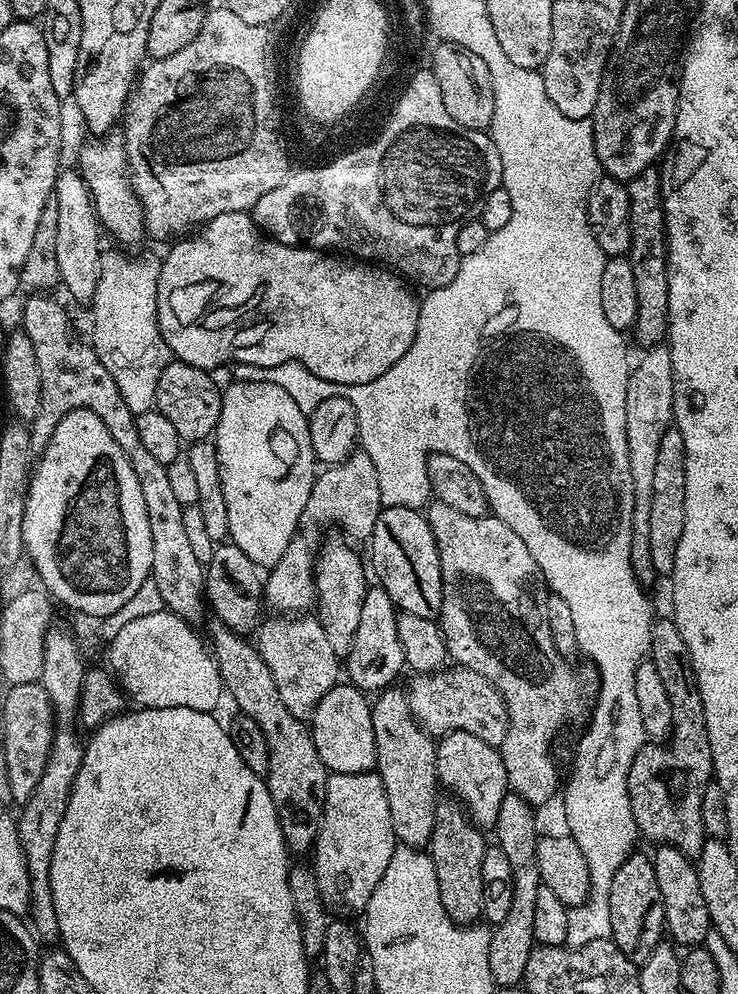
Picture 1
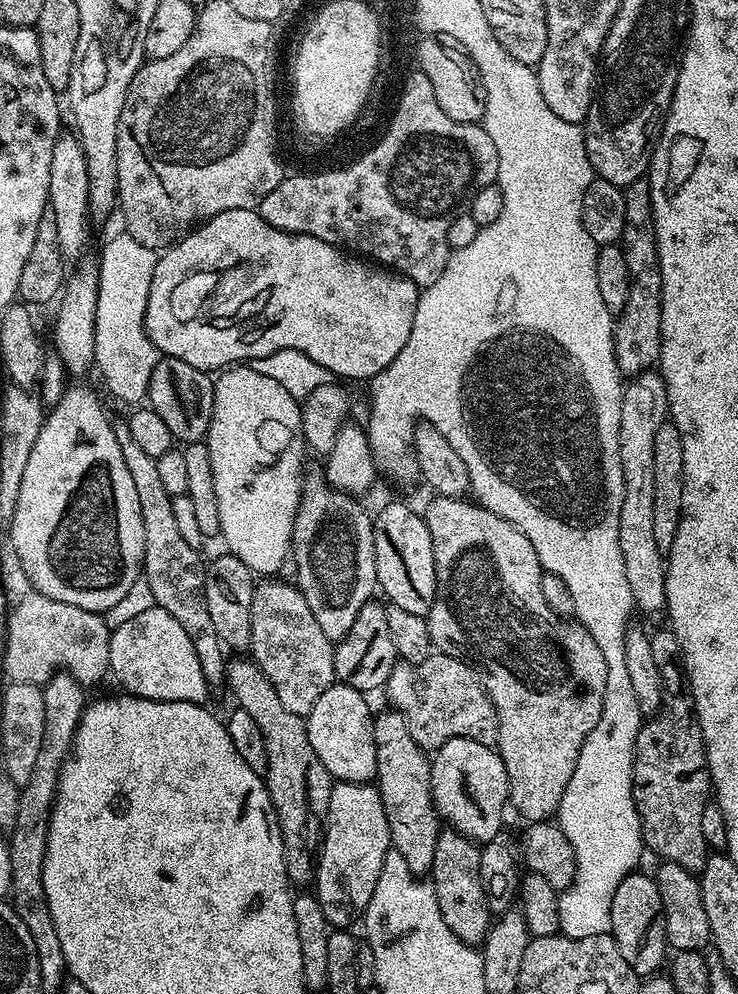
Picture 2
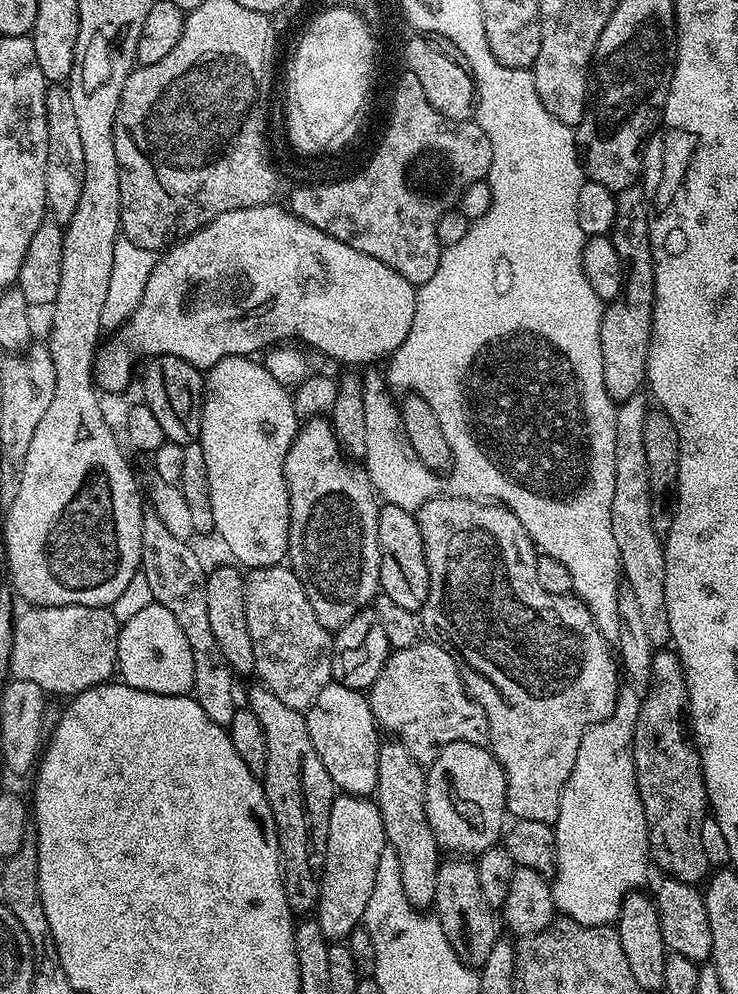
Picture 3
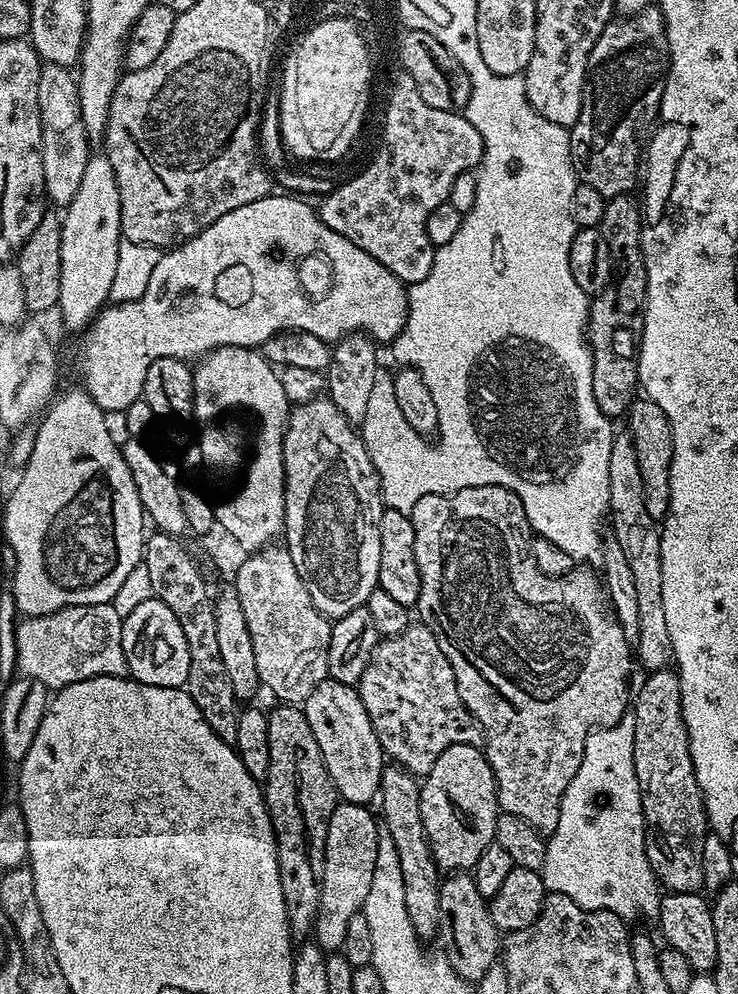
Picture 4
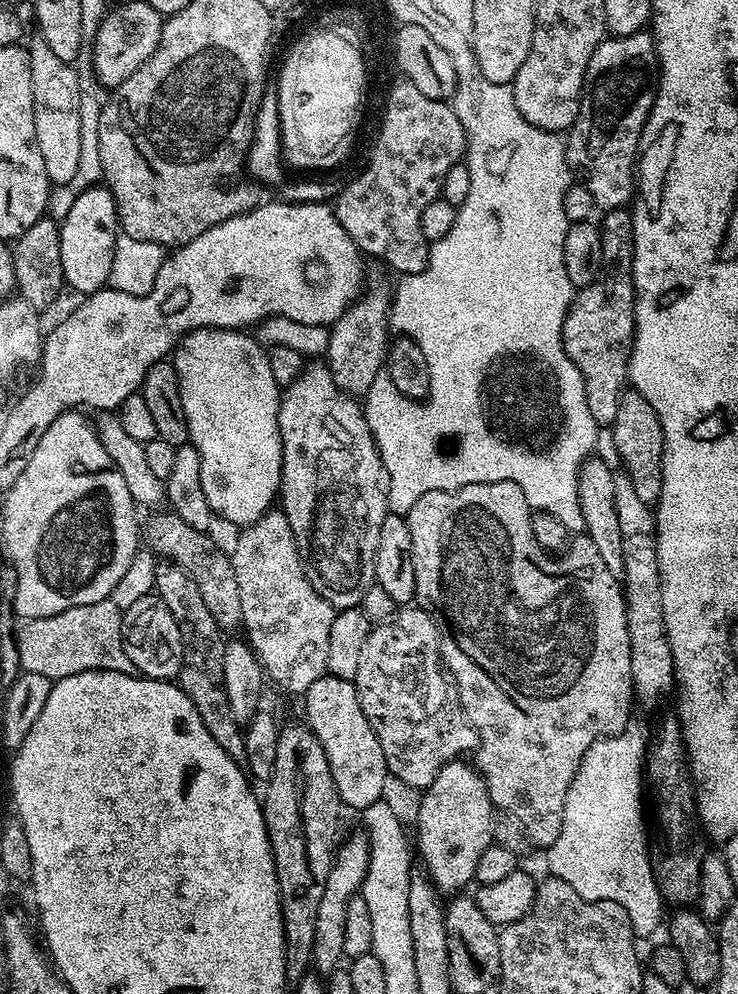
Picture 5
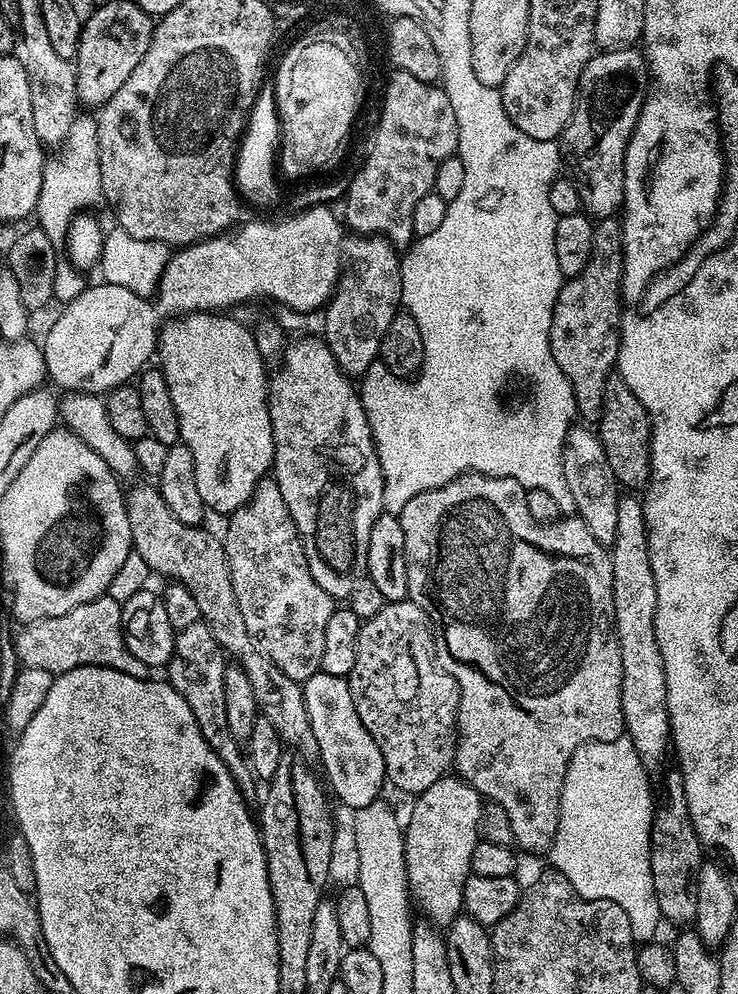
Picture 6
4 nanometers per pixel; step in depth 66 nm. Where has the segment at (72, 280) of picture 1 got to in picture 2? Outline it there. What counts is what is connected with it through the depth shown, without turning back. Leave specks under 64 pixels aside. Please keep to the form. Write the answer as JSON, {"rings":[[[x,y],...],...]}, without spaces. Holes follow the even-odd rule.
{"rings":[[[61,134],[54,142],[54,150],[50,154],[47,211],[54,214],[54,226],[58,226],[58,246],[65,261],[76,262],[85,255],[84,247],[88,244],[88,220],[90,221],[89,198],[90,174],[86,170],[86,154],[75,135]]]}

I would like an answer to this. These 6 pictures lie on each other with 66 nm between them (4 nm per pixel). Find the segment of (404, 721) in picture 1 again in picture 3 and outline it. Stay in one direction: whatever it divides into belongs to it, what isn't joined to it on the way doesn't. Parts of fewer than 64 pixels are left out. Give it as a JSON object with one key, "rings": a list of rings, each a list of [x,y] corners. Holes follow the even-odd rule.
{"rings":[[[388,738],[380,745],[378,754],[378,782],[374,799],[382,814],[385,841],[398,854],[398,870],[402,870],[402,890],[418,910],[435,905],[434,890],[438,887],[438,866],[442,859],[440,843],[430,830],[426,818],[426,768],[416,761],[414,754],[400,744],[399,739]]]}

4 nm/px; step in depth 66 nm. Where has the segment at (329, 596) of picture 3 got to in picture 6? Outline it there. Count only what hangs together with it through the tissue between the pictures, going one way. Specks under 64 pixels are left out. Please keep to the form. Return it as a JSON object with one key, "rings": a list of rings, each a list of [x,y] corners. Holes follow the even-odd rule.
{"rings":[[[301,335],[287,345],[279,367],[271,373],[268,381],[268,409],[270,410],[270,426],[274,438],[274,454],[272,462],[274,465],[274,479],[278,490],[282,490],[282,502],[286,502],[286,510],[290,510],[290,518],[294,518],[294,526],[298,530],[300,540],[304,543],[304,553],[310,574],[326,594],[332,596],[333,601],[344,602],[368,575],[368,563],[366,562],[366,550],[370,550],[370,530],[380,513],[384,511],[383,506],[383,472],[380,469],[375,442],[372,440],[370,422],[367,420],[366,410],[359,394],[357,385],[338,366],[334,354],[330,354],[328,344],[323,338],[315,335]]]}

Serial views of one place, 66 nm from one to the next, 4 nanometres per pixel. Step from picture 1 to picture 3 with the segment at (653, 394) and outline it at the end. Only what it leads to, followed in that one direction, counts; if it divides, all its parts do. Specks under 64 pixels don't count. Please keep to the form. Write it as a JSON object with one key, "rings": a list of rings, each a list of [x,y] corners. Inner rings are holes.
{"rings":[[[640,394],[631,396],[616,409],[614,506],[610,510],[610,522],[614,530],[614,542],[618,542],[623,579],[638,597],[638,607],[650,642],[653,646],[664,646],[672,638],[670,614],[666,610],[666,558],[662,538],[654,530],[654,522],[650,518],[650,466],[646,462],[644,441],[644,427],[650,404],[642,397]]]}

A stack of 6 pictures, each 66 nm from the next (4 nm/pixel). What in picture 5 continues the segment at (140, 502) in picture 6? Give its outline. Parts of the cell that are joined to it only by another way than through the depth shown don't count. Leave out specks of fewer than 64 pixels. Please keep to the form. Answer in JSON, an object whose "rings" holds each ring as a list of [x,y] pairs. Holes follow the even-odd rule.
{"rings":[[[160,510],[153,516],[156,517],[149,522],[148,528],[146,524],[147,547],[157,557],[182,566],[182,570],[190,574],[194,586],[198,586],[198,594],[202,594],[206,602],[206,610],[210,610],[220,629],[239,629],[242,624],[242,602],[238,598],[238,578],[234,578],[231,555],[225,549],[223,552],[211,540],[208,532],[199,532],[194,530],[194,526],[186,526],[186,522],[182,522],[182,518],[178,518],[172,511]]]}

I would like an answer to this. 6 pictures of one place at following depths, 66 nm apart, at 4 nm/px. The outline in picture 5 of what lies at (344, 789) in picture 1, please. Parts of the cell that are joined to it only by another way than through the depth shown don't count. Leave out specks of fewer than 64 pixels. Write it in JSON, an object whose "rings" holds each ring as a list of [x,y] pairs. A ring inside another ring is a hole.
{"rings":[[[356,830],[353,836],[339,841],[332,857],[332,869],[326,878],[326,890],[318,902],[318,914],[314,917],[314,950],[312,968],[321,977],[327,978],[341,967],[340,960],[345,959],[342,941],[346,939],[346,906],[363,889],[366,878],[366,866],[370,862],[368,838],[363,831]]]}

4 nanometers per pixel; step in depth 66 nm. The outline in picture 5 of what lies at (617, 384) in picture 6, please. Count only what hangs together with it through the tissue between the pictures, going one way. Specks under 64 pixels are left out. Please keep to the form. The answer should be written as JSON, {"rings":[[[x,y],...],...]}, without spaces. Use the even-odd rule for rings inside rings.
{"rings":[[[625,390],[620,395],[618,412],[614,414],[614,422],[610,425],[612,444],[624,463],[623,471],[632,481],[638,498],[650,506],[655,505],[662,490],[662,454],[664,453],[664,435],[658,414],[642,394],[635,390]]]}

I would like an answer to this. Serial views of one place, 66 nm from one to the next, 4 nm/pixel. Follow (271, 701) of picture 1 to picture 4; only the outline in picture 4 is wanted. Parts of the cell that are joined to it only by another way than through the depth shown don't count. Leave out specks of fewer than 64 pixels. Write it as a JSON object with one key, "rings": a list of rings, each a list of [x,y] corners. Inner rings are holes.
{"rings":[[[283,702],[275,705],[276,709],[268,712],[268,729],[270,730],[270,770],[268,778],[263,785],[264,803],[268,806],[268,813],[272,819],[272,829],[276,835],[276,853],[278,854],[278,870],[282,878],[282,898],[286,898],[286,914],[288,915],[288,925],[292,931],[293,941],[304,942],[313,935],[316,926],[316,915],[318,914],[318,898],[322,894],[322,870],[324,869],[324,851],[326,850],[326,830],[328,829],[328,819],[330,814],[334,814],[338,797],[336,788],[332,784],[330,774],[326,770],[326,762],[322,758],[322,750],[318,750],[318,741],[314,738],[314,730],[310,730],[310,722],[306,722],[306,714],[303,707],[286,704]]]}

